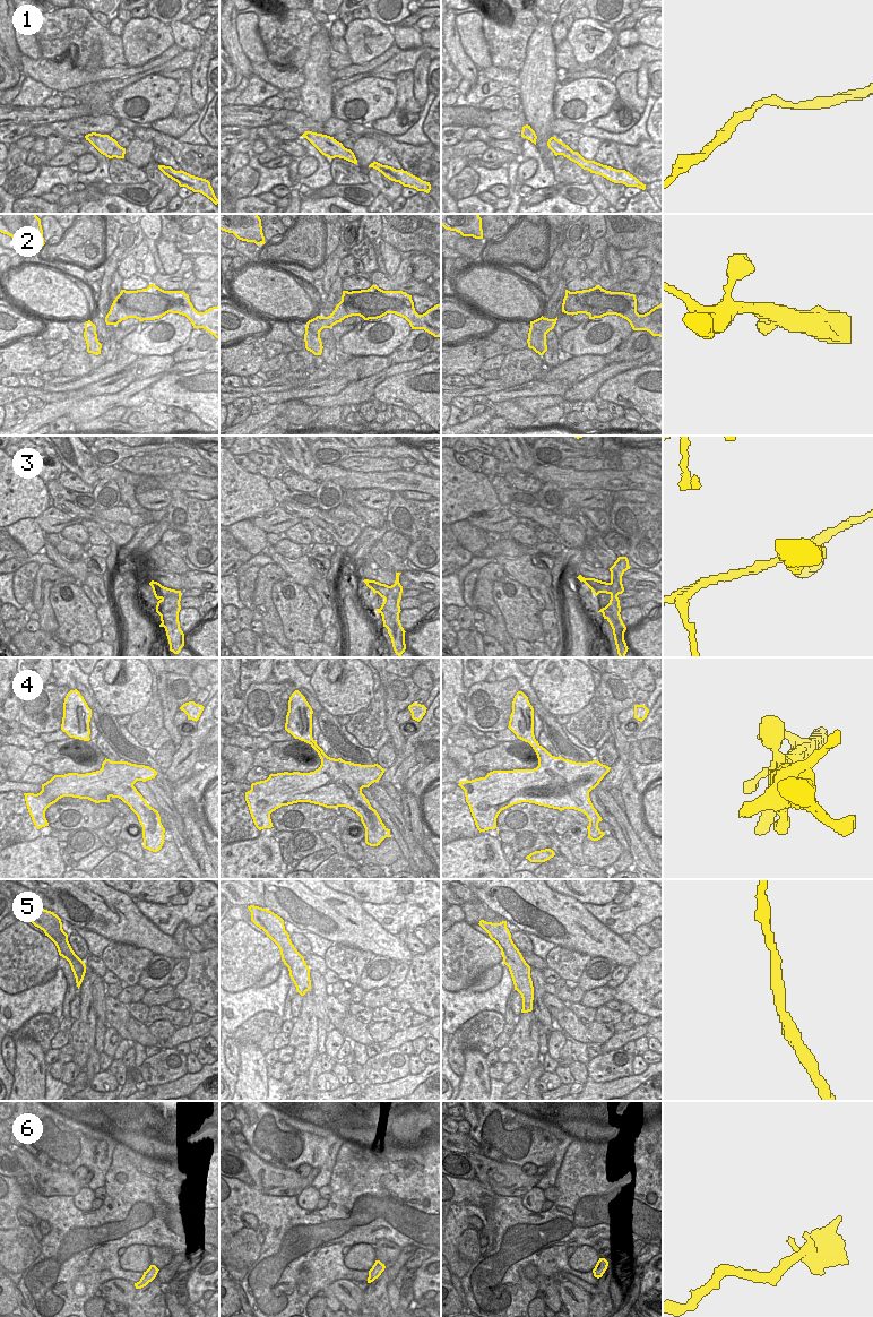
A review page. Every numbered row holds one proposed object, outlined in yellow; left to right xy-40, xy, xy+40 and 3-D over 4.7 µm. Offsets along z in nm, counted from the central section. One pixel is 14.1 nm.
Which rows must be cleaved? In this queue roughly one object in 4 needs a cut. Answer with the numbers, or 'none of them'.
3, 6

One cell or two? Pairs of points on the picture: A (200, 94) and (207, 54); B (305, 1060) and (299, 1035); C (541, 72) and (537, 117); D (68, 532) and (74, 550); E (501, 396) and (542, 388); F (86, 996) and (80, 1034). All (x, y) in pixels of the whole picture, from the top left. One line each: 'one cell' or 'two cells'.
A: one cell
B: one cell
C: one cell
D: two cells
E: one cell
F: one cell

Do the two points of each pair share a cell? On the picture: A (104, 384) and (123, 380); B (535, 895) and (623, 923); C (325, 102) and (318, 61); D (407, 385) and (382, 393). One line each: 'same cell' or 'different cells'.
A: same cell
B: different cells
C: same cell
D: same cell

